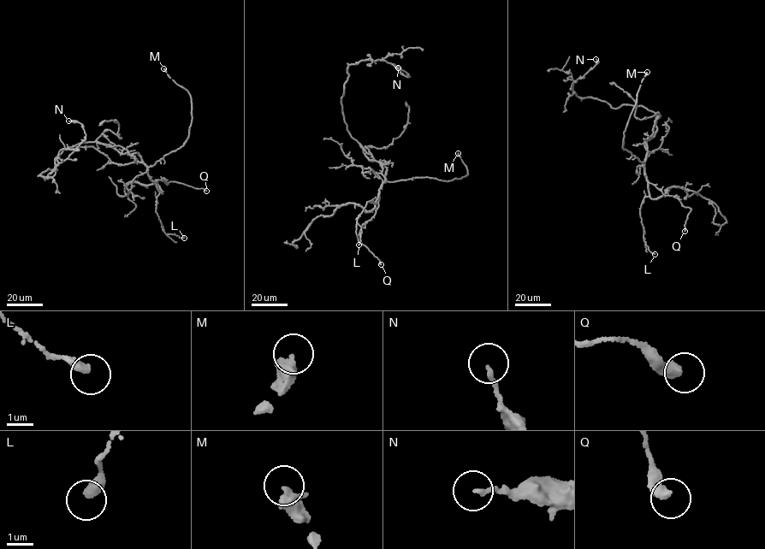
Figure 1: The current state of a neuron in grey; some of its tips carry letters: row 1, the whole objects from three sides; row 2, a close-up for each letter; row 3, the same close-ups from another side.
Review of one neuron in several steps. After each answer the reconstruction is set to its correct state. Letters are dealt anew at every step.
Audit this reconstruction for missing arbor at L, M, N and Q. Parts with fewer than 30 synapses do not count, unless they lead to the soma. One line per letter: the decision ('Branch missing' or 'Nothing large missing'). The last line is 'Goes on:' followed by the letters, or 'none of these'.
L: Nothing large missing
M: Branch missing
N: Nothing large missing
Q: Nothing large missing
Goes on: M

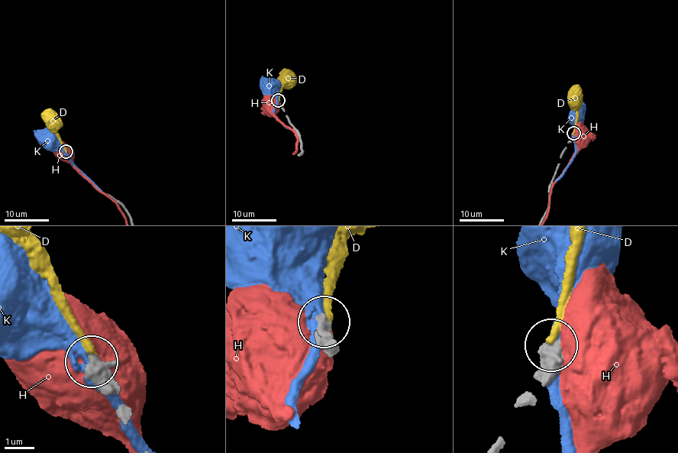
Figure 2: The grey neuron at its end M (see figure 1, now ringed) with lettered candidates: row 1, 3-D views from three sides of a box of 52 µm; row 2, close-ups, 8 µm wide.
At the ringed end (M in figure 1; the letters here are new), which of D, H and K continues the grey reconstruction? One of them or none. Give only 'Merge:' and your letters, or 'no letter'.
Merge: D

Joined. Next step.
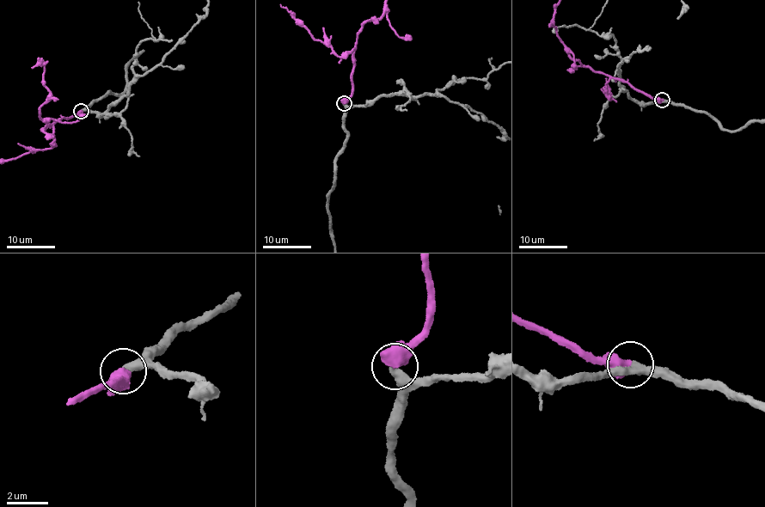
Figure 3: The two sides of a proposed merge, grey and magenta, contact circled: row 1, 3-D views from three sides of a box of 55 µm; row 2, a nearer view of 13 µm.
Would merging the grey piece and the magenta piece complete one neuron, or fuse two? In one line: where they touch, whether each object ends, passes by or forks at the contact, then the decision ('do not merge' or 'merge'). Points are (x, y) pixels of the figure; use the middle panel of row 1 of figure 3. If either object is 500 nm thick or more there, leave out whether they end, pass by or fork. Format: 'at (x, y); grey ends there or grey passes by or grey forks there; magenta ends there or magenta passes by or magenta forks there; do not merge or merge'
at (344, 103); merge

